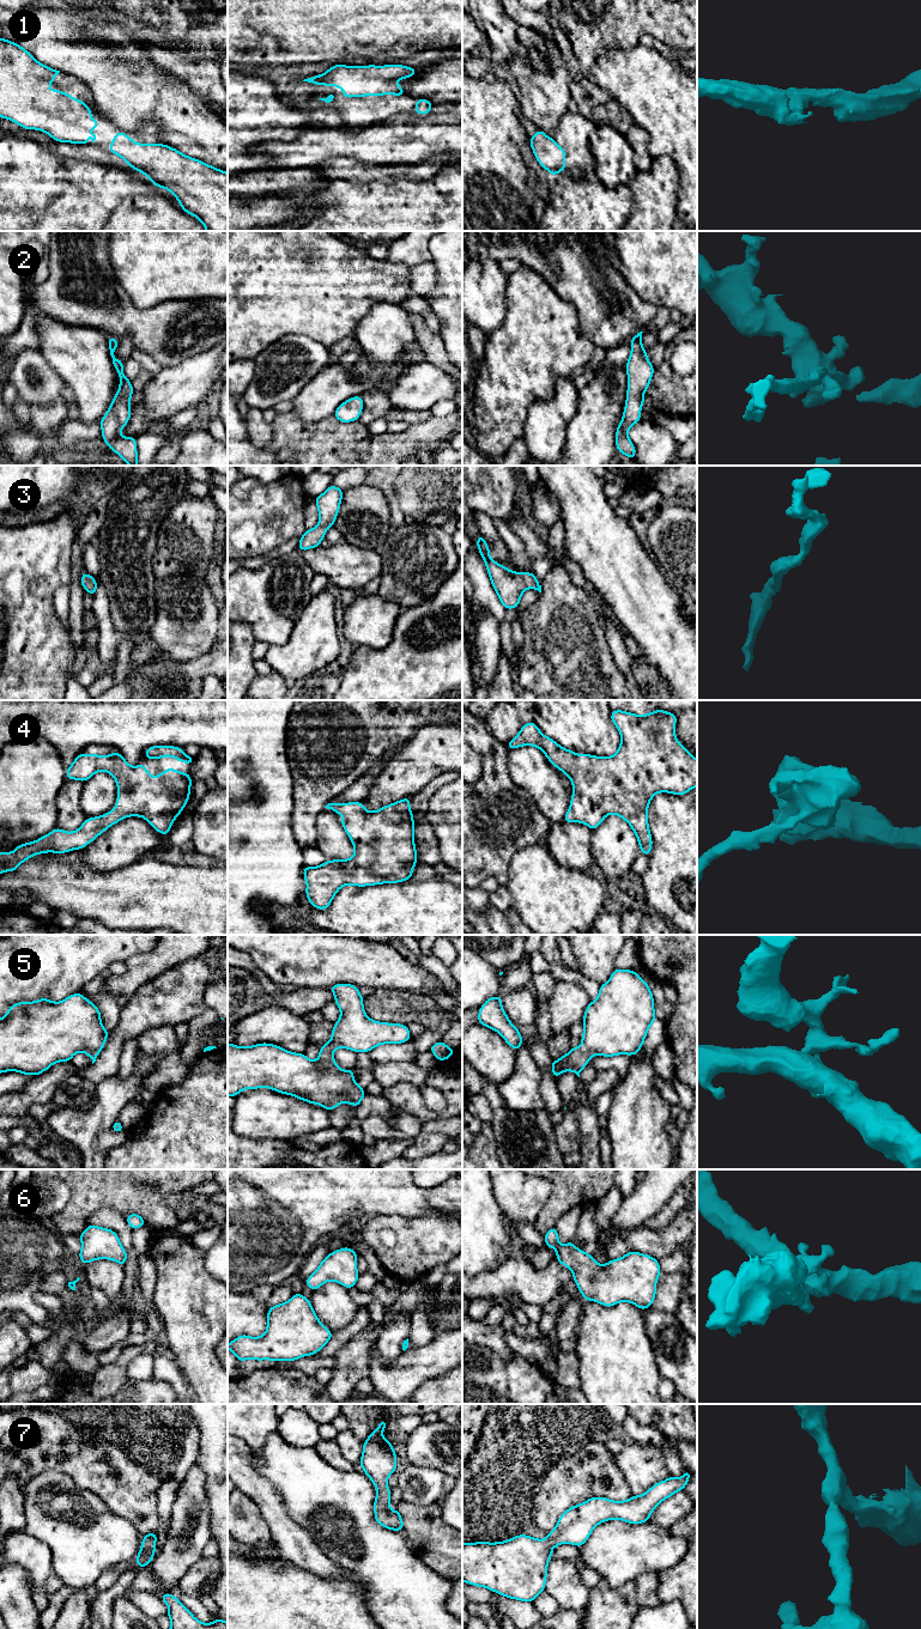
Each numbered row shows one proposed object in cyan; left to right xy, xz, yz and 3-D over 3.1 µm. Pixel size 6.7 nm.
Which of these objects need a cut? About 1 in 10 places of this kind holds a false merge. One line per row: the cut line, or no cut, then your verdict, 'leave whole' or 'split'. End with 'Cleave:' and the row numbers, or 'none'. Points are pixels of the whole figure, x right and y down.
1: cut none; leave whole
2: cut none; leave whole
3: cut none; leave whole
4: cut none; leave whole
5: cut none; leave whole
6: cut none; leave whole
7: cut none; leave whole
Cleave: none

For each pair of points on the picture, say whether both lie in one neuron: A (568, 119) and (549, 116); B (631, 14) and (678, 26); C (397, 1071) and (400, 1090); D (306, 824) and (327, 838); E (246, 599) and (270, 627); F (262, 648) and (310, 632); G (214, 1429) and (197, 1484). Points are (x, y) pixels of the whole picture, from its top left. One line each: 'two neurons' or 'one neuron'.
A: two neurons
B: one neuron
C: two neurons
D: two neurons
E: one neuron
F: two neurons
G: two neurons

